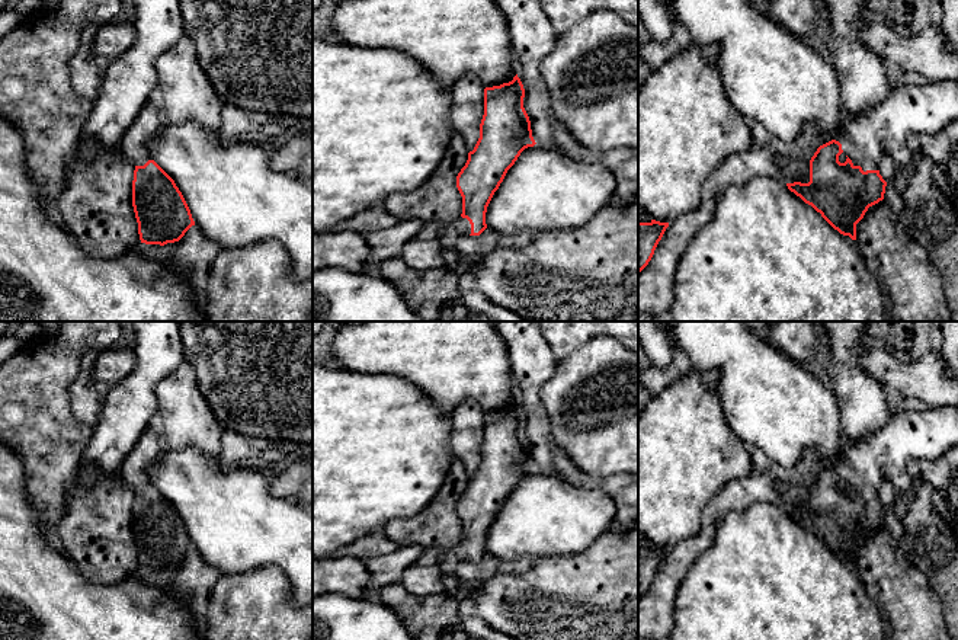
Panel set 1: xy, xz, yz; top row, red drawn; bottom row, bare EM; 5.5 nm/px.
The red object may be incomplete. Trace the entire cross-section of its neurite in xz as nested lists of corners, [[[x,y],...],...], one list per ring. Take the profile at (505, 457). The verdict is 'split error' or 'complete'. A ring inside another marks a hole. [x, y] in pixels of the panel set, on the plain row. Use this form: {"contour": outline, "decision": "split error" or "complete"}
{"contour": [[[518,400],[509,409],[484,415],[480,464],[456,502],[462,540],[440,554],[443,575],[455,575],[459,564],[487,554],[486,538],[494,518],[520,479],[536,470],[523,423]]], "decision": "split error"}

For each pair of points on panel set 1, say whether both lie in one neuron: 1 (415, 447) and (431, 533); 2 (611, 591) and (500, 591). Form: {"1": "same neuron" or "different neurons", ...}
{"1": "different neurons", "2": "same neuron"}

